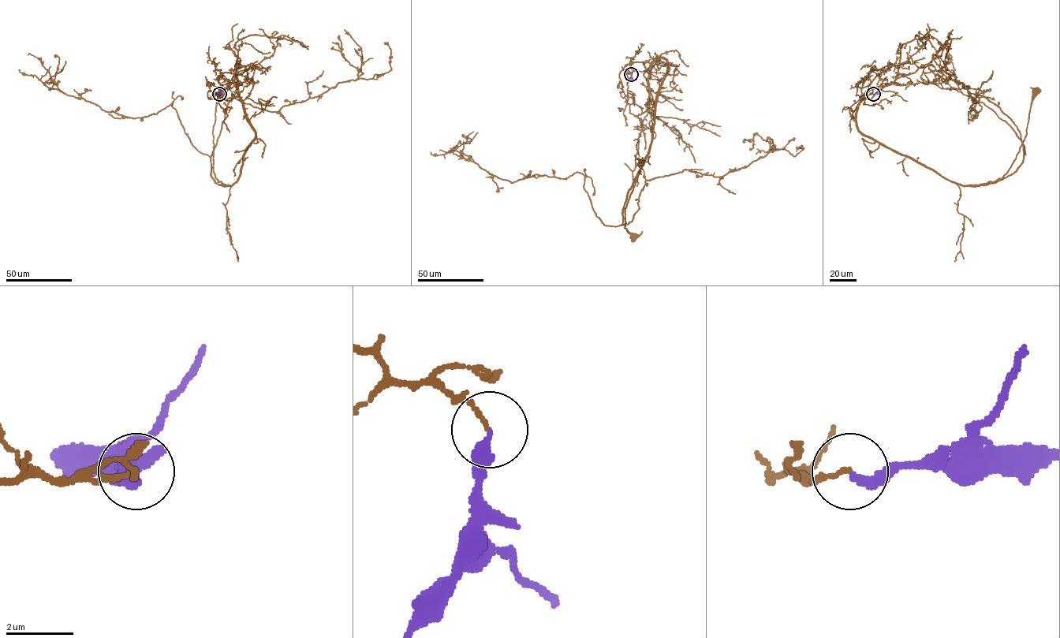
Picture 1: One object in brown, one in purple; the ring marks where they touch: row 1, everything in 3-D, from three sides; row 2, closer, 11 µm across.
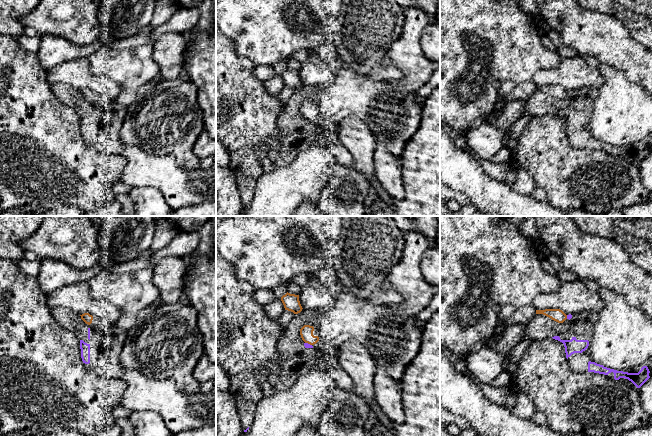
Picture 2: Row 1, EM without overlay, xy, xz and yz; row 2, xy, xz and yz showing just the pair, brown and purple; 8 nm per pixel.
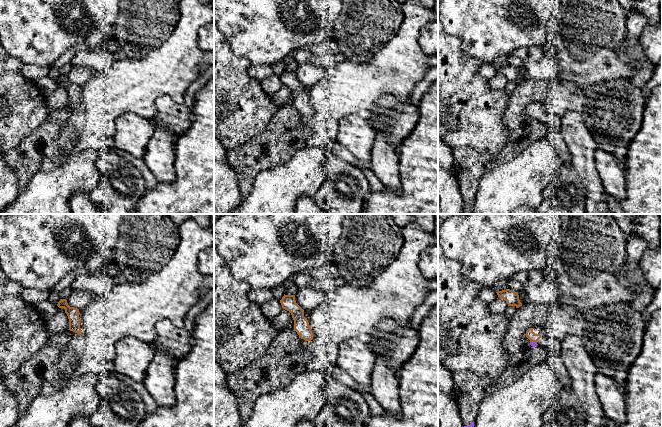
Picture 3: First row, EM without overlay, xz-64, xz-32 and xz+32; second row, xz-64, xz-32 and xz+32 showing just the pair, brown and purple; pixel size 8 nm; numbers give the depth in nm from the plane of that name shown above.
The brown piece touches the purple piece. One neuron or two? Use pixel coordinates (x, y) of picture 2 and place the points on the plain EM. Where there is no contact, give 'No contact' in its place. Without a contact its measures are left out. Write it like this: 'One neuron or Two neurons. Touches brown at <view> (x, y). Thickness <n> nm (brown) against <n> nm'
Two neurons. Touches brown at xz (308, 119). Thickness 110 nm (brown) against 40 nm

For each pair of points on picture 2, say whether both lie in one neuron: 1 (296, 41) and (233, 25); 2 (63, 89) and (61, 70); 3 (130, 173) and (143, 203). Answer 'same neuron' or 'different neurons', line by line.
1: same neuron
2: different neurons
3: different neurons

